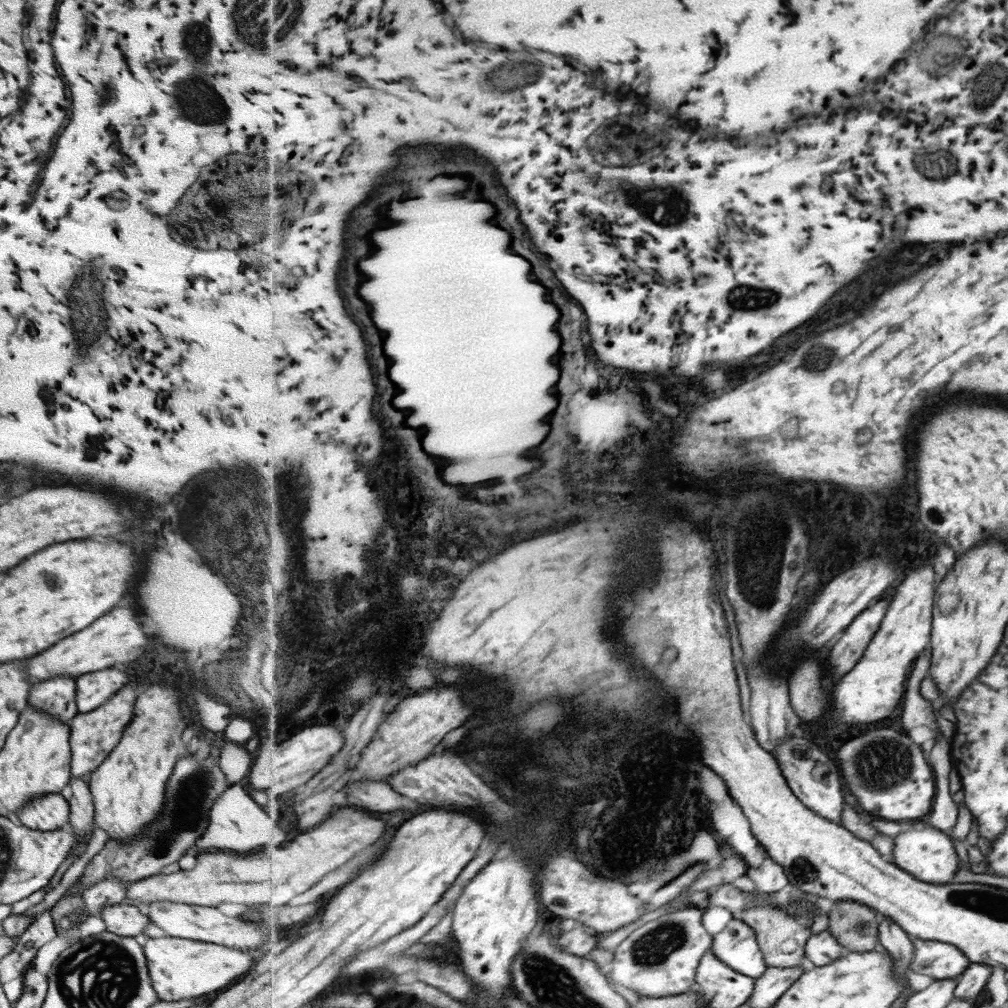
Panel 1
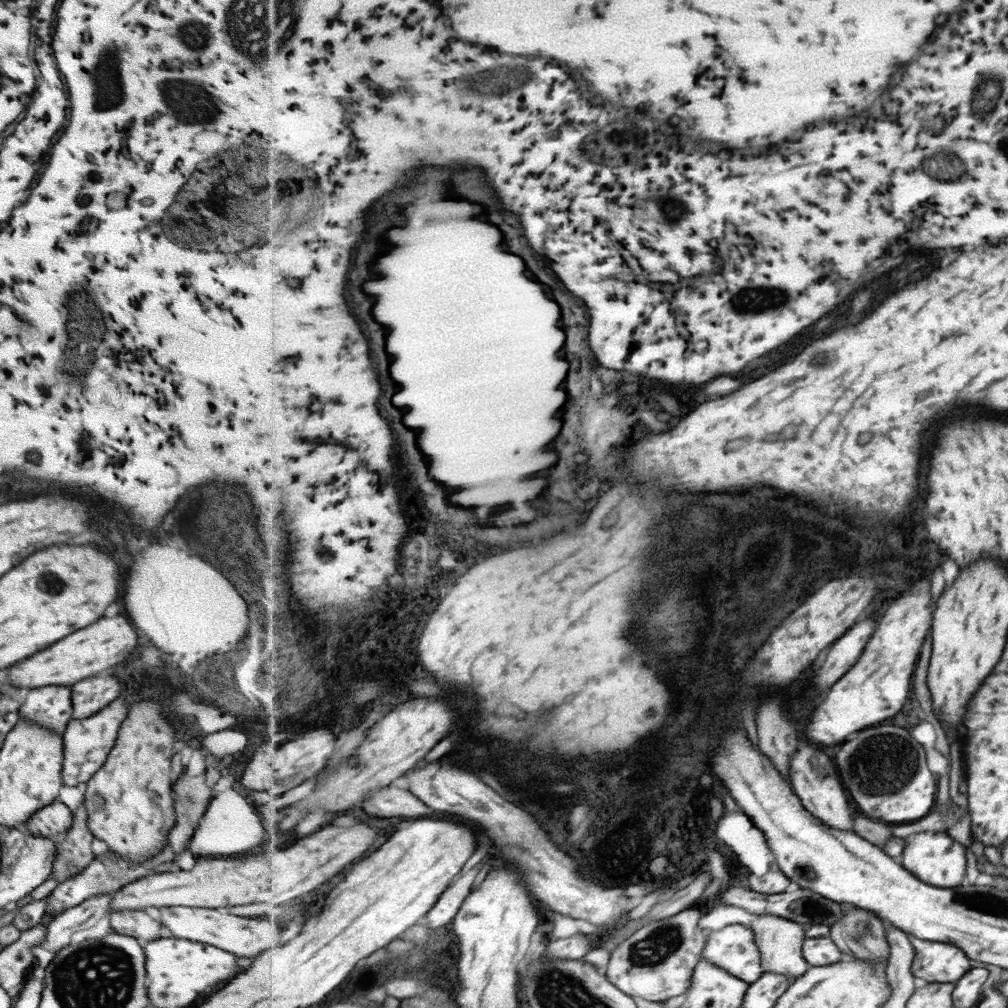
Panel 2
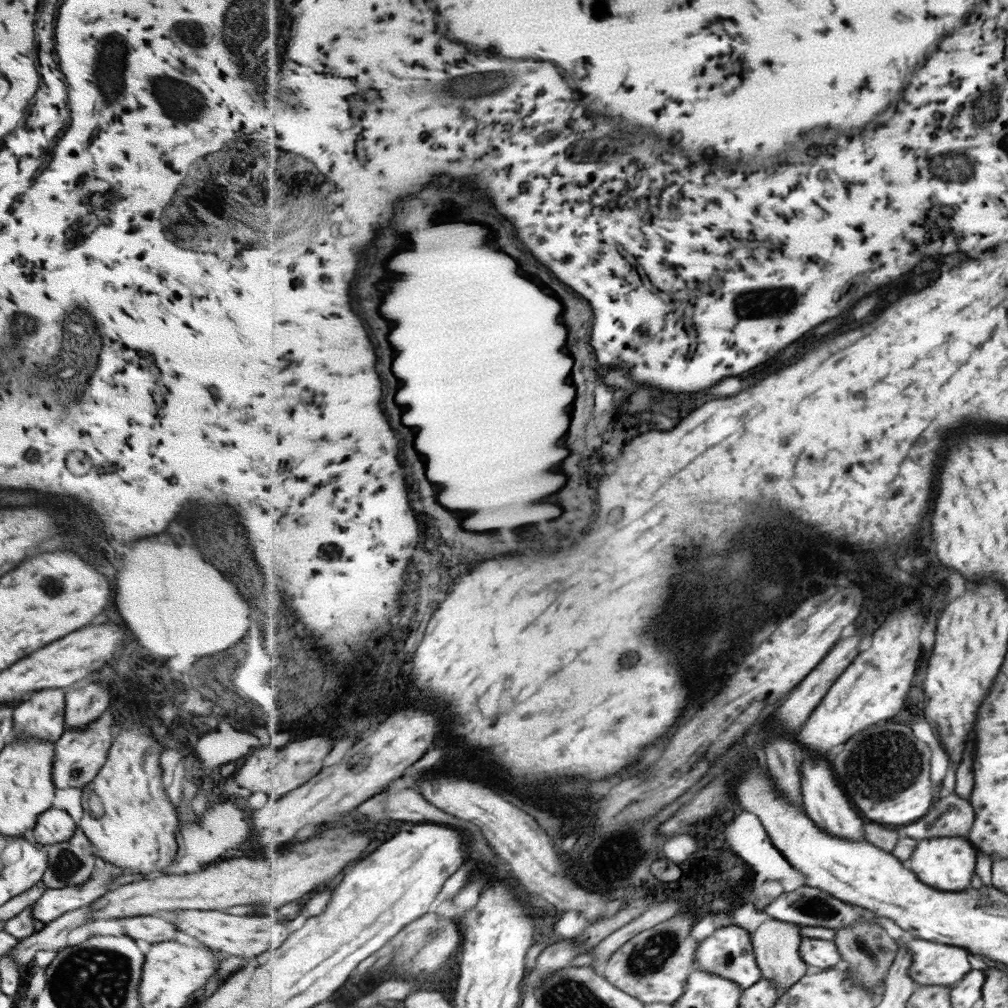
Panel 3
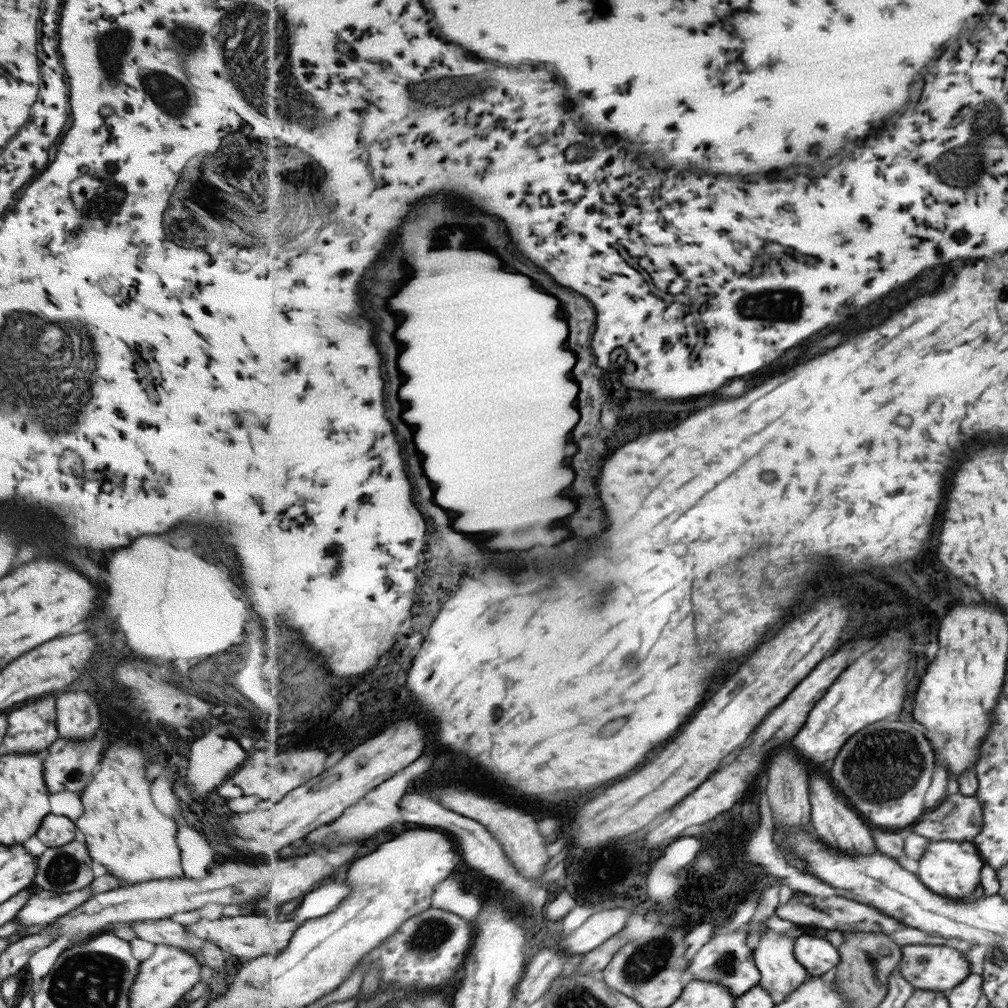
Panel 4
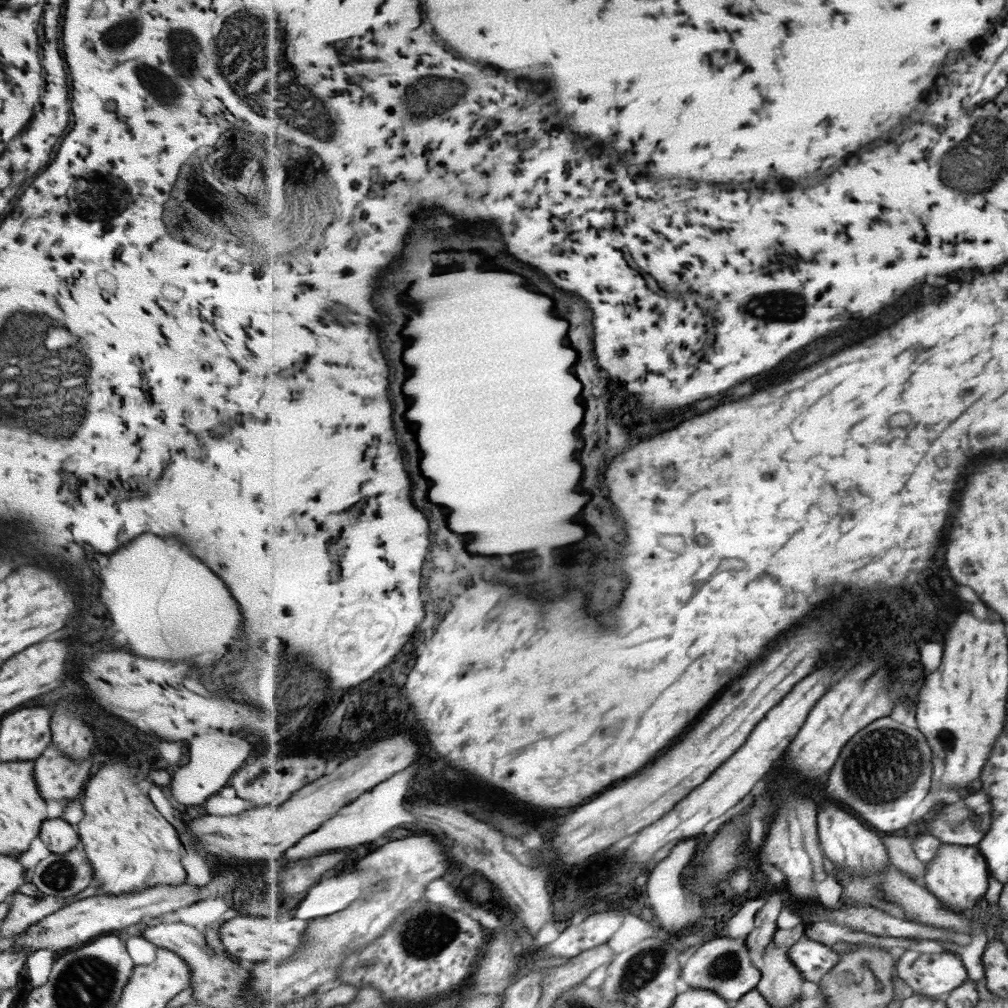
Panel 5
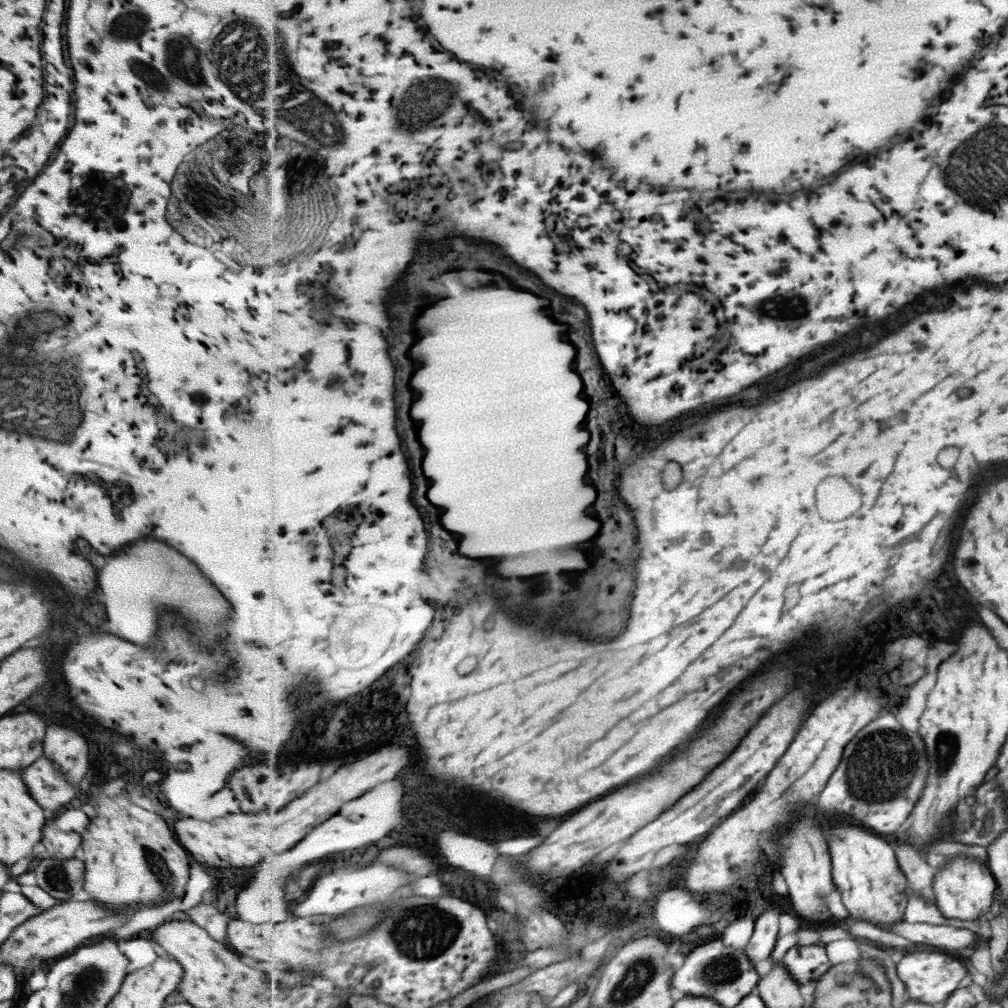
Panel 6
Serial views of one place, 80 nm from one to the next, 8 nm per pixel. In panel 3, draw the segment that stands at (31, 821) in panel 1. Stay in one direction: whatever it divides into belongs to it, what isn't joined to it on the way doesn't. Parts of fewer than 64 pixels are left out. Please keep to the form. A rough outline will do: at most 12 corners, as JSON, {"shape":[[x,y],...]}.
{"shape":[[53,806],[35,819],[33,840],[41,846],[67,840],[76,823]]}

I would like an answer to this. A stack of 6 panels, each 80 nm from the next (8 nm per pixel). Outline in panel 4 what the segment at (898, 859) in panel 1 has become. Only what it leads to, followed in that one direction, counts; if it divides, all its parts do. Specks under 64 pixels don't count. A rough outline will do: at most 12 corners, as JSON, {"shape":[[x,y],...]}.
{"shape":[[930,841],[918,875],[935,894],[971,895],[981,860],[967,842]]}

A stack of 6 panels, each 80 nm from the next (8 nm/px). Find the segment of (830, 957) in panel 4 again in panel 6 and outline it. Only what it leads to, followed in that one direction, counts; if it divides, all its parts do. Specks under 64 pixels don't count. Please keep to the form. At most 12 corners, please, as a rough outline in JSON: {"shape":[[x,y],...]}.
{"shape":[[823,944],[797,945],[783,962],[799,984],[833,967]]}

